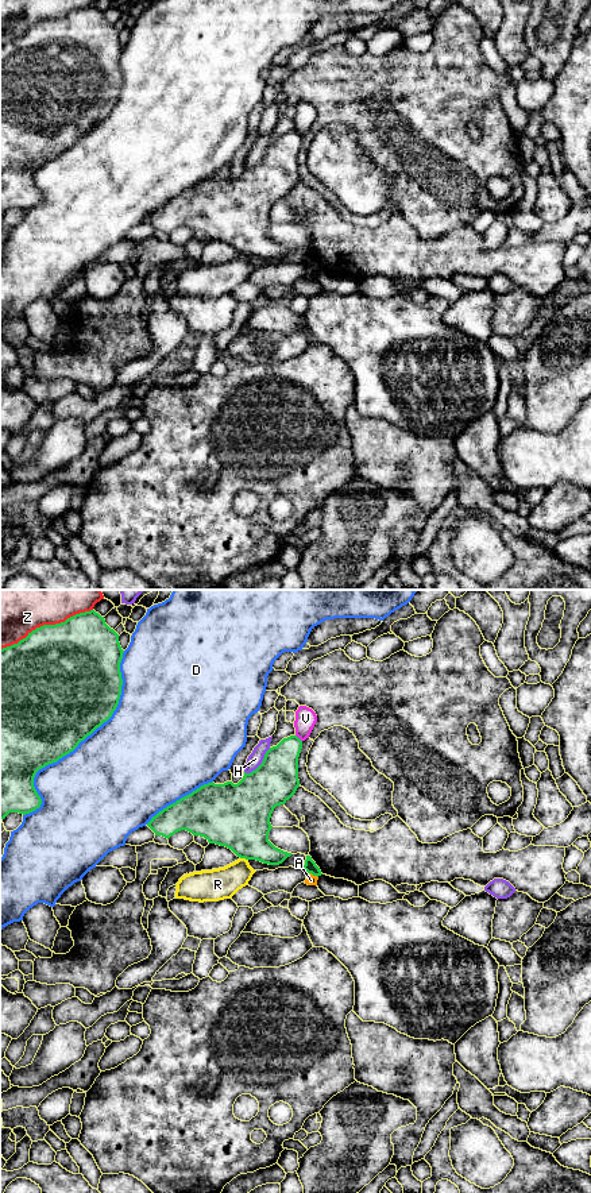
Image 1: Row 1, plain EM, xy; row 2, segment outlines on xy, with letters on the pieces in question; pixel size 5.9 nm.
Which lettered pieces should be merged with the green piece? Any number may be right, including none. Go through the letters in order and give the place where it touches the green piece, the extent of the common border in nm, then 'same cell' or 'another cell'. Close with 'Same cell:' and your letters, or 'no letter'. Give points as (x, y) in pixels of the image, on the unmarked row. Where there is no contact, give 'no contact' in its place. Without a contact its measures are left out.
A: contact xy (312, 269); length 80 nm; another cell
D: contact xy (81, 135); length 1150 nm; another cell
H: contact xy (261, 159); length 220 nm; another cell
R: contact xy (244, 253); length 50 nm; another cell
V: contact xy (298, 134); length 60 nm; another cell
Z: contact xy (46, 20); length 600 nm; another cell
Same cell: no letter

